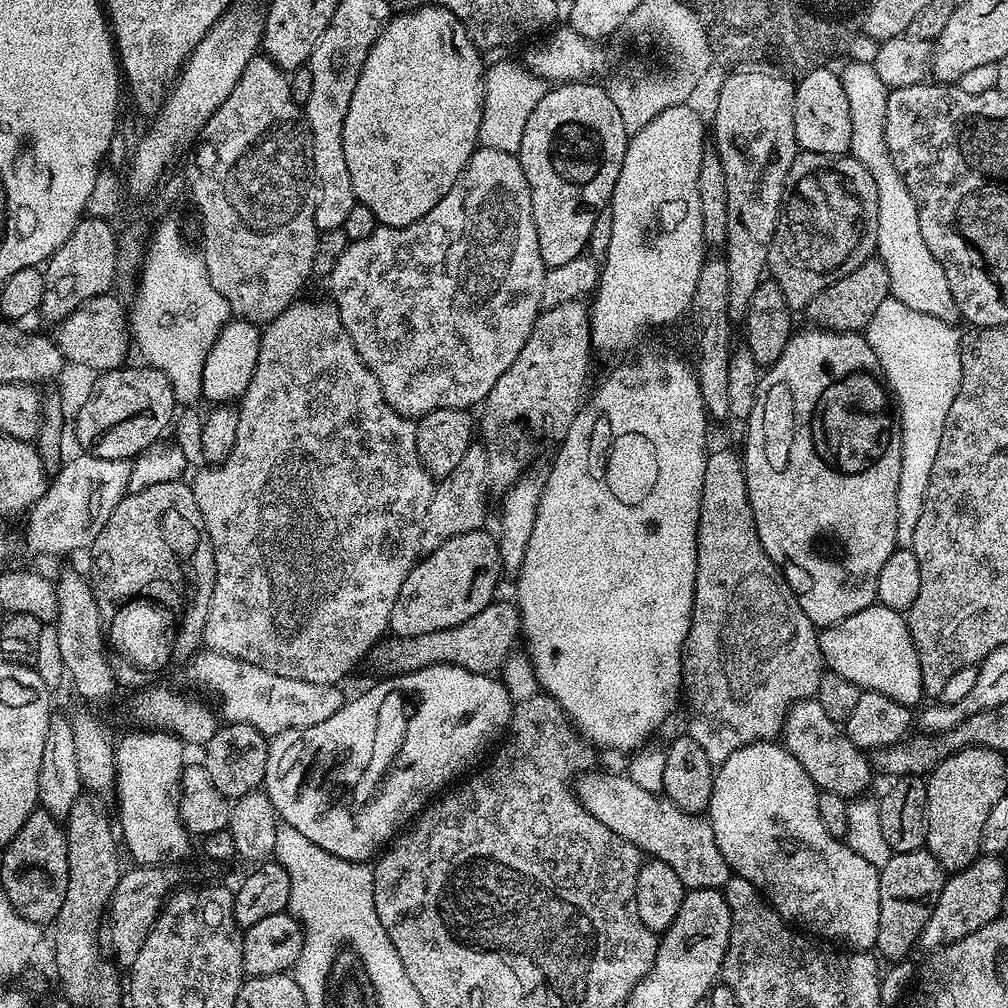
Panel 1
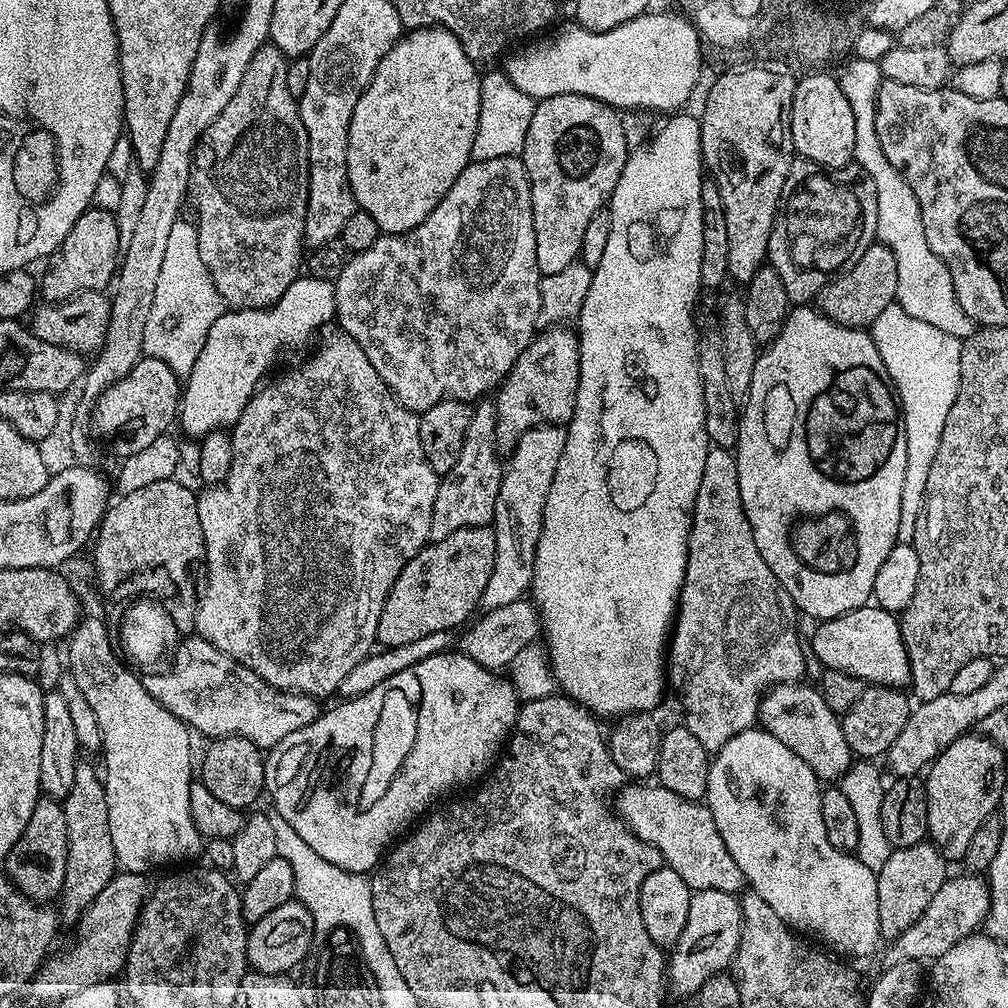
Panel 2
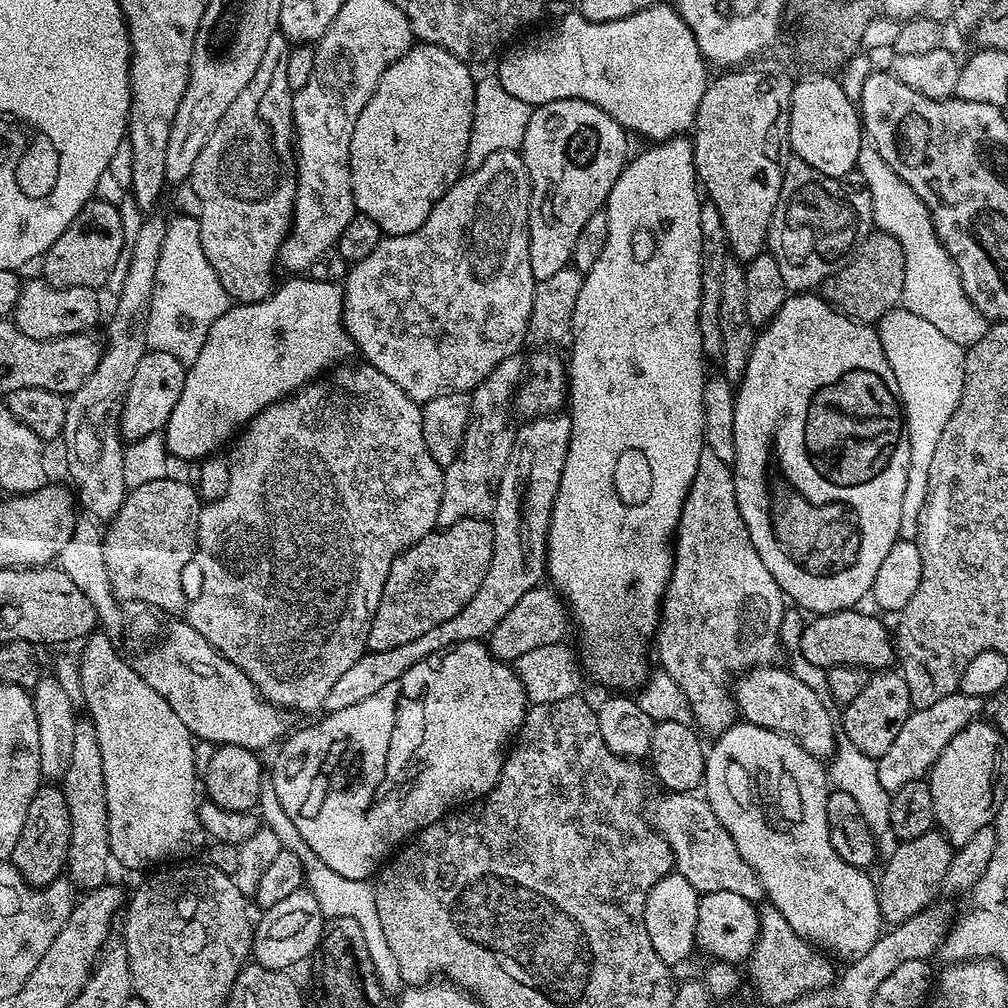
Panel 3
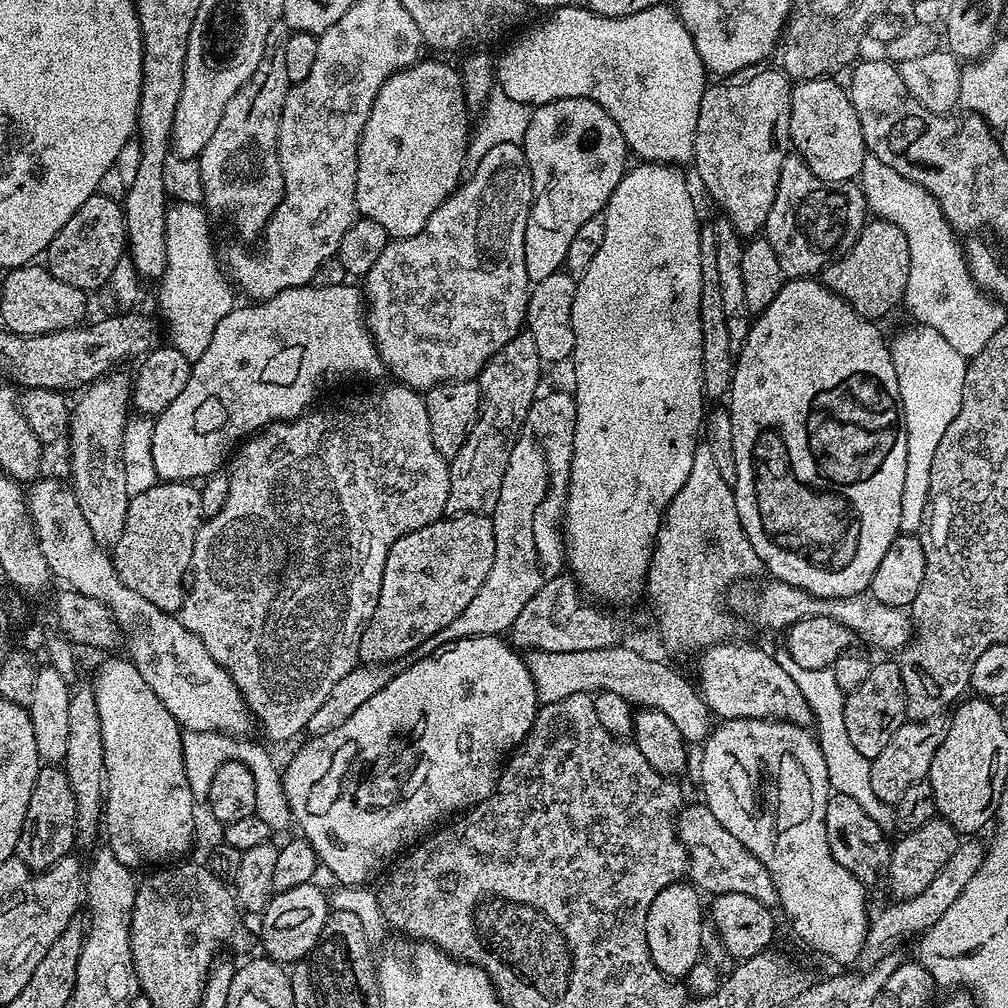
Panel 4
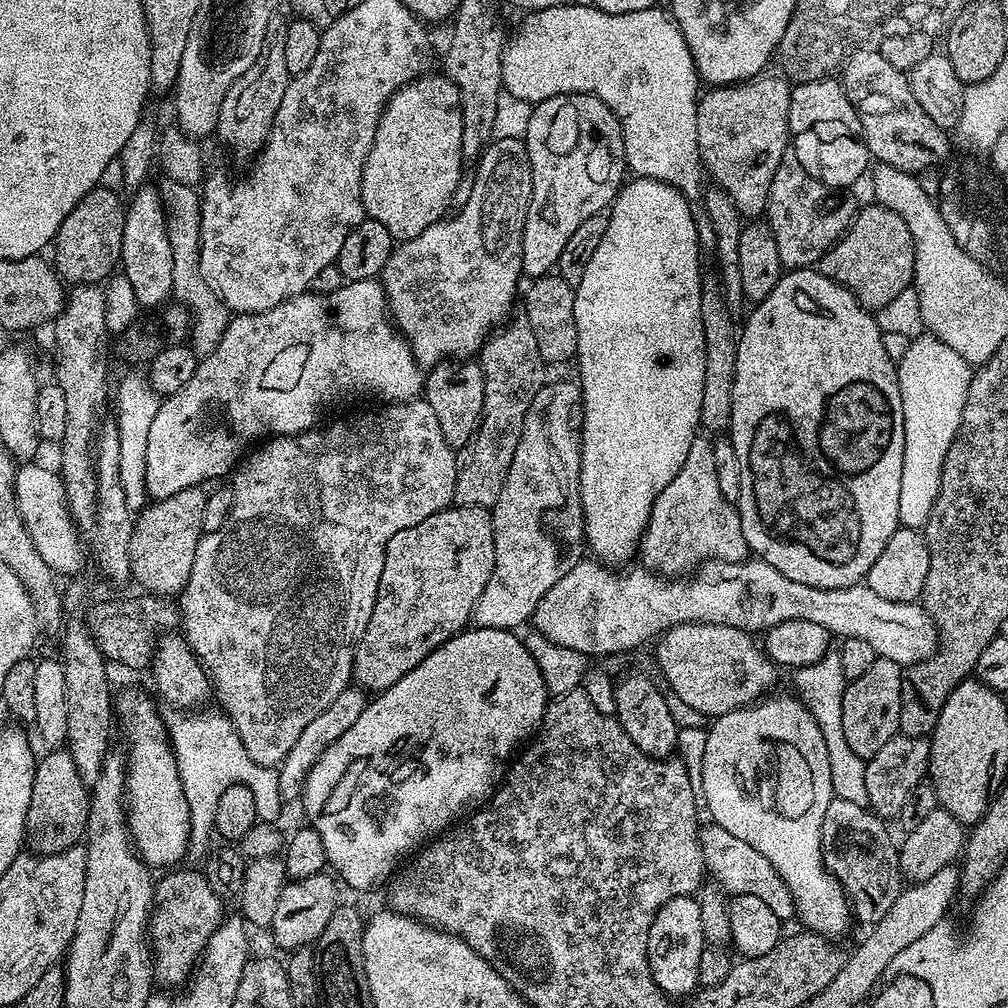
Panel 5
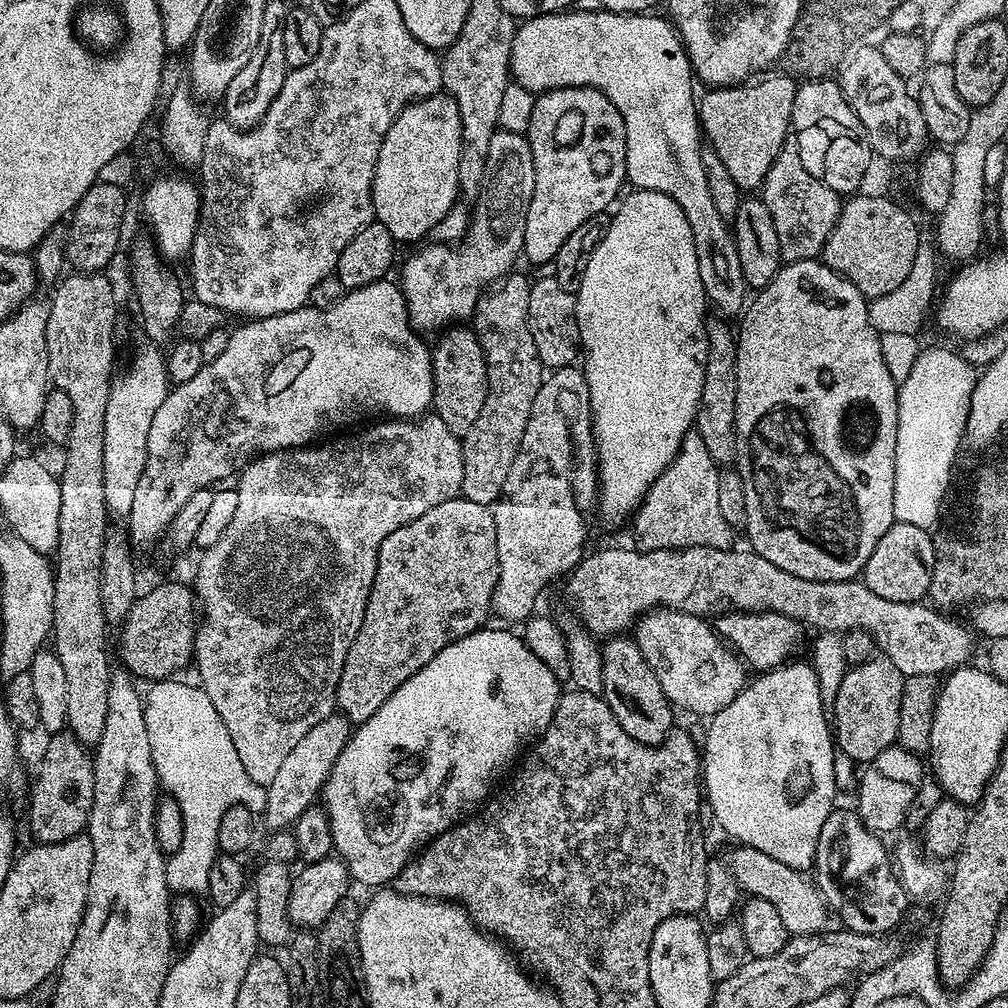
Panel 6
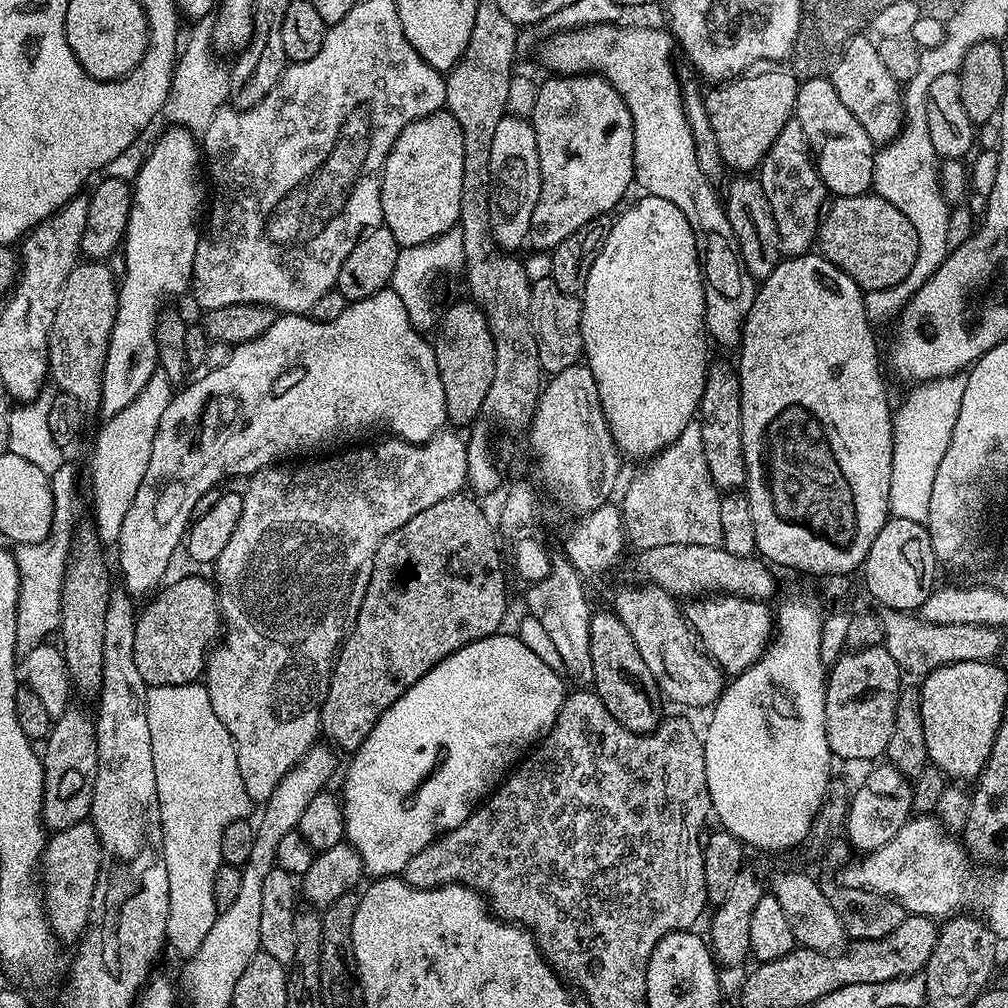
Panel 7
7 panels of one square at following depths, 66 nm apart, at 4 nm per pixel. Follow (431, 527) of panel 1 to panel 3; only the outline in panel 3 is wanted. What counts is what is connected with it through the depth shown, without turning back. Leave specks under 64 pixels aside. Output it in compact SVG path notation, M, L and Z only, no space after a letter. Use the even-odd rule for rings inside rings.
M523 355L507 356L486 374L480 385L473 388L472 419L466 426L462 450L454 462L444 469L442 482L442 502L438 506L437 525L440 528L454 526L463 520L482 520L491 517L496 508L498 486L506 470L506 462L512 453L514 435L514 401L520 382L526 375L526 360Z

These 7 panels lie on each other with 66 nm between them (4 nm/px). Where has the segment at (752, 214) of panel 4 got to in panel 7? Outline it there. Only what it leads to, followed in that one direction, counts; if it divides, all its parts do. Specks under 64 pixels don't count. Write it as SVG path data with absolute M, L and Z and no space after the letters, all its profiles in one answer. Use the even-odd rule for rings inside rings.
M776 66L772 70L756 70L707 89L704 105L706 114L710 114L710 127L718 138L718 150L722 150L724 163L733 173L755 173L770 146L774 146L778 130L793 119L800 84L783 67Z

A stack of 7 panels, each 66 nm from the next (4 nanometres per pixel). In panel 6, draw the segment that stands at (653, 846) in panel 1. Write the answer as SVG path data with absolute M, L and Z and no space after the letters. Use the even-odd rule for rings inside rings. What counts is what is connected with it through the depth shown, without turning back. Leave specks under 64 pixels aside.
M743 846L733 849L732 857L727 857L726 863L732 869L741 893L770 902L770 906L778 910L789 937L819 936L829 927L830 909L811 875L801 869L786 866L786 862L778 862L778 858L770 858L770 854L762 854L762 850Z

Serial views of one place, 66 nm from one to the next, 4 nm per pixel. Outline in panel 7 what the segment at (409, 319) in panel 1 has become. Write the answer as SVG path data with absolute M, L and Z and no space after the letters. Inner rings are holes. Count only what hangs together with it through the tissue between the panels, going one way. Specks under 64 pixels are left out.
M505 114L494 129L494 142L490 145L490 170L492 193L490 194L490 226L492 237L505 250L516 250L527 241L530 230L530 214L538 206L540 193L540 163L538 142L527 119Z

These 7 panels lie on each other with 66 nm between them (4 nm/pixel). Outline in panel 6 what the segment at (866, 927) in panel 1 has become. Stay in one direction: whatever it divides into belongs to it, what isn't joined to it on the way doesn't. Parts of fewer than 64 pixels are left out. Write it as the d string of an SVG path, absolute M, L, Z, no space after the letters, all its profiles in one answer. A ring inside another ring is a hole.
M789 662L778 668L772 668L769 672L761 672L755 678L756 681L745 683L744 688L718 714L707 721L708 737L702 740L702 788L706 793L706 804L712 807L716 820L736 839L737 845L762 850L762 854L770 854L770 858L778 858L778 862L786 862L786 866L808 870L813 867L816 858L816 847L818 846L818 834L822 834L822 822L831 814L834 801L838 795L836 779L834 778L834 758L838 749L834 743L834 733L830 727L829 717L826 715L826 701L821 698L818 690L816 675L811 663L796 664Z

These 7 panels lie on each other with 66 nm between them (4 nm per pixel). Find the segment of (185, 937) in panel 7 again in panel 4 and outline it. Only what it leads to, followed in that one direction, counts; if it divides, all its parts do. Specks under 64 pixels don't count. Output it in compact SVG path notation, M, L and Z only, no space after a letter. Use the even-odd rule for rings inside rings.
M189 732L183 733L184 745L182 746L182 754L184 755L184 765L186 766L186 778L190 782L190 790L193 797L207 797L210 790L210 784L217 774L218 768L223 763L231 760L239 760L248 767L254 776L254 782L257 784L257 806L256 813L262 818L262 822L266 822L269 830L276 828L280 832L284 832L293 823L292 811L286 802L286 794L284 793L284 777L281 769L276 768L276 764L272 761L272 756L260 744L247 744L249 741L244 738L235 736L227 736L221 732Z

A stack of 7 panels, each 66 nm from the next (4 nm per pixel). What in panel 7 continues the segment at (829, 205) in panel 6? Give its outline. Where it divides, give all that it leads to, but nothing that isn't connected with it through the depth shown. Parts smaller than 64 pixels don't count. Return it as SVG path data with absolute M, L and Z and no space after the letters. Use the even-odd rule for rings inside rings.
M790 119L778 130L774 146L764 156L758 169L762 190L766 190L766 202L774 214L774 226L778 226L778 242L785 257L802 256L817 243L820 222L826 211L826 189L816 173L815 163L804 143L804 135L797 120Z

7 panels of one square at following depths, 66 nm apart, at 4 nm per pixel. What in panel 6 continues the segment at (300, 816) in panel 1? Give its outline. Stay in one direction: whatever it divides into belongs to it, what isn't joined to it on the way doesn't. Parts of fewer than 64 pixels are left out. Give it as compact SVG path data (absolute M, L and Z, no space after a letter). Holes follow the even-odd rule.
M485 626L466 638L458 638L458 642L450 642L450 646L446 646L438 654L434 654L434 658L430 658L430 662L426 662L426 666L422 666L422 670L418 670L418 674L414 674L406 682L402 682L402 686L398 686L398 690L394 690L394 694L390 694L390 698L386 698L386 702L382 702L382 706L378 706L378 710L374 710L374 714L370 714L368 721L353 731L352 735L348 737L342 754L338 754L338 762L334 762L332 772L324 783L322 807L330 822L332 847L335 855L344 861L344 865L348 868L349 877L355 883L357 880L358 883L372 888L371 890L391 885L395 881L396 875L421 849L435 840L437 836L441 836L443 832L447 832L461 818L467 817L473 810L479 809L493 795L497 785L501 783L500 775L504 771L507 773L517 763L518 757L525 751L529 741L539 738L550 726L550 722L554 718L554 710L562 695L562 687L560 688L559 682L556 681L559 680L557 673L552 672L550 666L546 666L546 662L542 662L542 658L538 658L538 654L534 654L534 650L530 650L530 646L526 646L517 633L515 636L512 632L503 632L500 628L492 627Z

